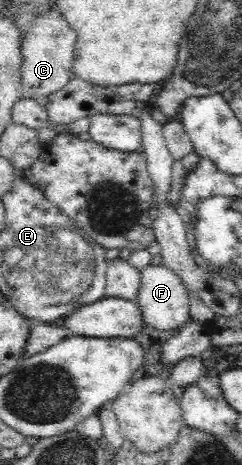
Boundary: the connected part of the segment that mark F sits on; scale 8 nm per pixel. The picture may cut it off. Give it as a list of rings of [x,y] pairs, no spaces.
[[[148,265],[141,270],[141,285],[136,303],[139,305],[141,316],[145,326],[145,332],[160,330],[170,335],[180,330],[190,322],[188,307],[190,296],[186,291],[186,285],[166,265]]]

